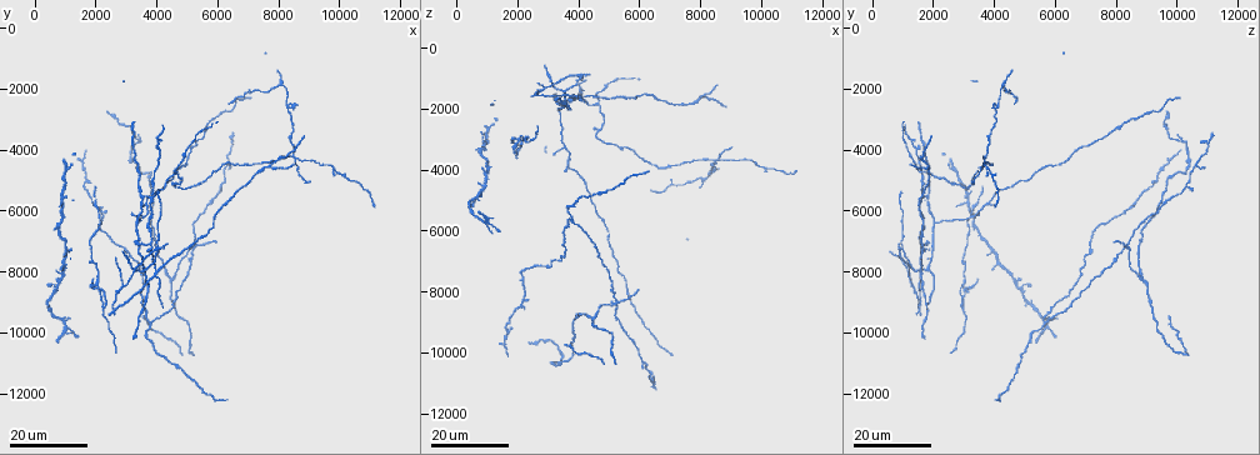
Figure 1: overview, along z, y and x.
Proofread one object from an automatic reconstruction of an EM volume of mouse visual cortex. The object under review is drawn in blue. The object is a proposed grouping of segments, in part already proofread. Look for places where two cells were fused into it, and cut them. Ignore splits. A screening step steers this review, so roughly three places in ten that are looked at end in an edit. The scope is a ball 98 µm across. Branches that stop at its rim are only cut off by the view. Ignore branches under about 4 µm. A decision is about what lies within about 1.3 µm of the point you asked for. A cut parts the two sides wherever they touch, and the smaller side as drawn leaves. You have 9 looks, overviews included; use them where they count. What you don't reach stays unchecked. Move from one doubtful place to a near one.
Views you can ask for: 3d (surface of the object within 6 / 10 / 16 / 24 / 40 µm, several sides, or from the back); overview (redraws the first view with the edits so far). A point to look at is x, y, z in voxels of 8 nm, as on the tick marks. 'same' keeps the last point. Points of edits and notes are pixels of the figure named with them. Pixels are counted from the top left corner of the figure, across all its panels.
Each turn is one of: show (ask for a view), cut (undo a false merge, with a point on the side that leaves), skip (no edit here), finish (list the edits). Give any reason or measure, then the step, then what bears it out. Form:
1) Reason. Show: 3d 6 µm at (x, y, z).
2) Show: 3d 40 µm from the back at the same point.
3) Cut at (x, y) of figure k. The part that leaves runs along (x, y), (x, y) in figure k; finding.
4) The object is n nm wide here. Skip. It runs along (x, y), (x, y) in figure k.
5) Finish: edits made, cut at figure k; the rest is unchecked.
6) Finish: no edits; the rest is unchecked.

Three-way junction. Show: 3d 16 µm at (2200, 9200, 2900).

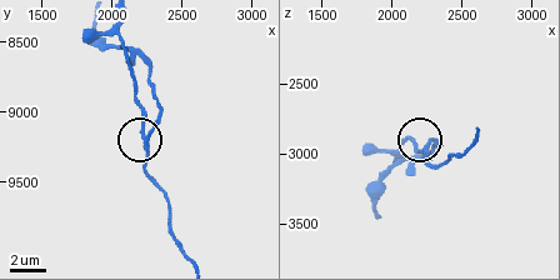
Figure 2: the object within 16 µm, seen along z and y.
Closer look. Show: 3d 6 µm at (2260, 9180, 2960).

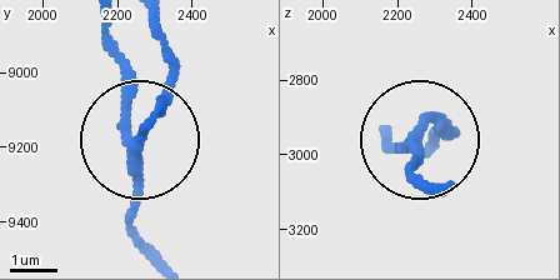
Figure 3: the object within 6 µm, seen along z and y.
The side arm is 12 µm long. Cut at (170, 78) of figure 3. The part that leaves runs along (141, 136), (173, 58), (161, 21) in figure 3; a second cell is stuck on.

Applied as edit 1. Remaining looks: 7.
Show: overview.

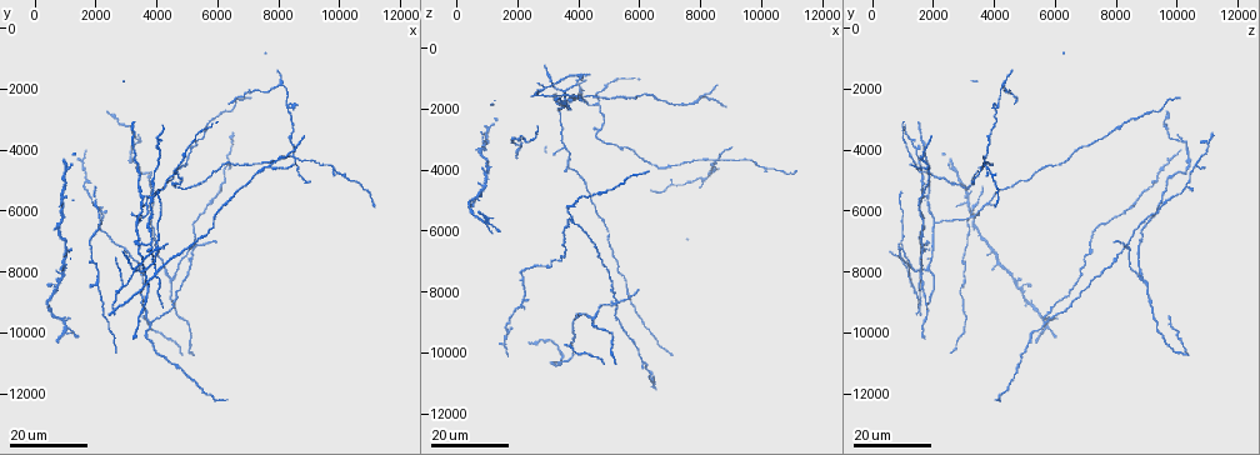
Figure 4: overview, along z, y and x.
Thick turns thin. Show: 3d 24 µm at (2000, 6700, 3300).

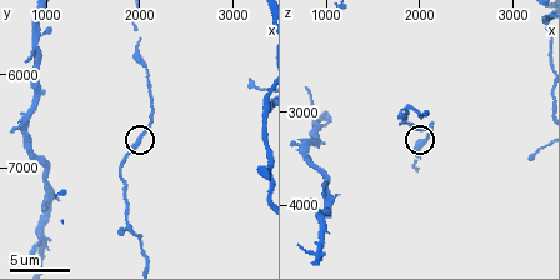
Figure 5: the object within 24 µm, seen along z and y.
Show: 3d 6 µm at (2050, 6650, 3150).

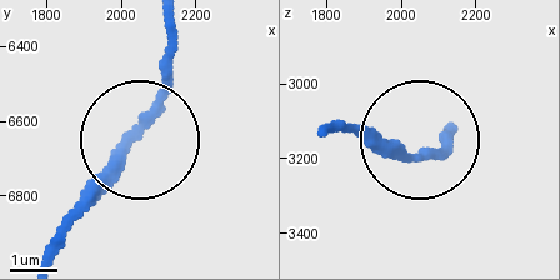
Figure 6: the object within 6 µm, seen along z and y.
Skip. Continuous, no second cell.

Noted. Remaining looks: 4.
Three-way junction. Show: 3d 16 µm at (3500, 6100, 3300).

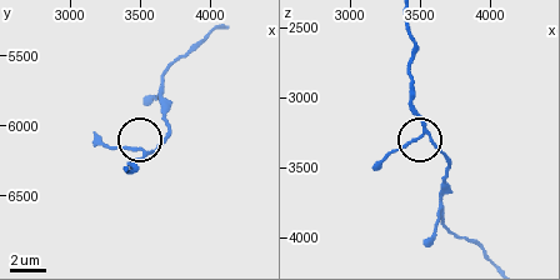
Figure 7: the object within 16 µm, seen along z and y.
Show: 3d 10 µm at (3520, 6200, 3260).

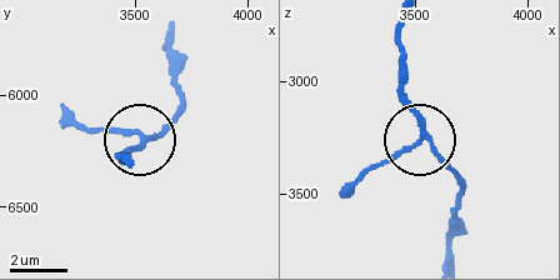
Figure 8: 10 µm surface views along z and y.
3 arms meet here. Skip. All the same cell.

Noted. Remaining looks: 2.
Three arms meet. Show: 3d 24 µm at (3700, 5800, 3800).

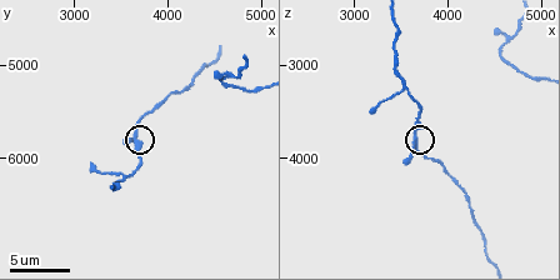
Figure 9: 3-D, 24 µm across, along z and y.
Closer look. Show: 3d 10 µm at (3650, 5750, 3800).

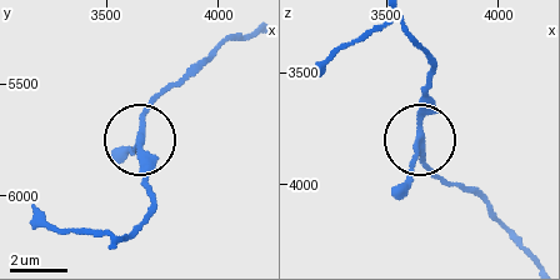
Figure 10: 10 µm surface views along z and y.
3 arms meet here. Skip. It runs along (534, 254), (480, 196), (426, 165), (423, 96), (429, 70) in figure 10; continuous, no second cell.

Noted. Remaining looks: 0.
Finish: edits made, cut at figure 3; the rest is unchecked.

